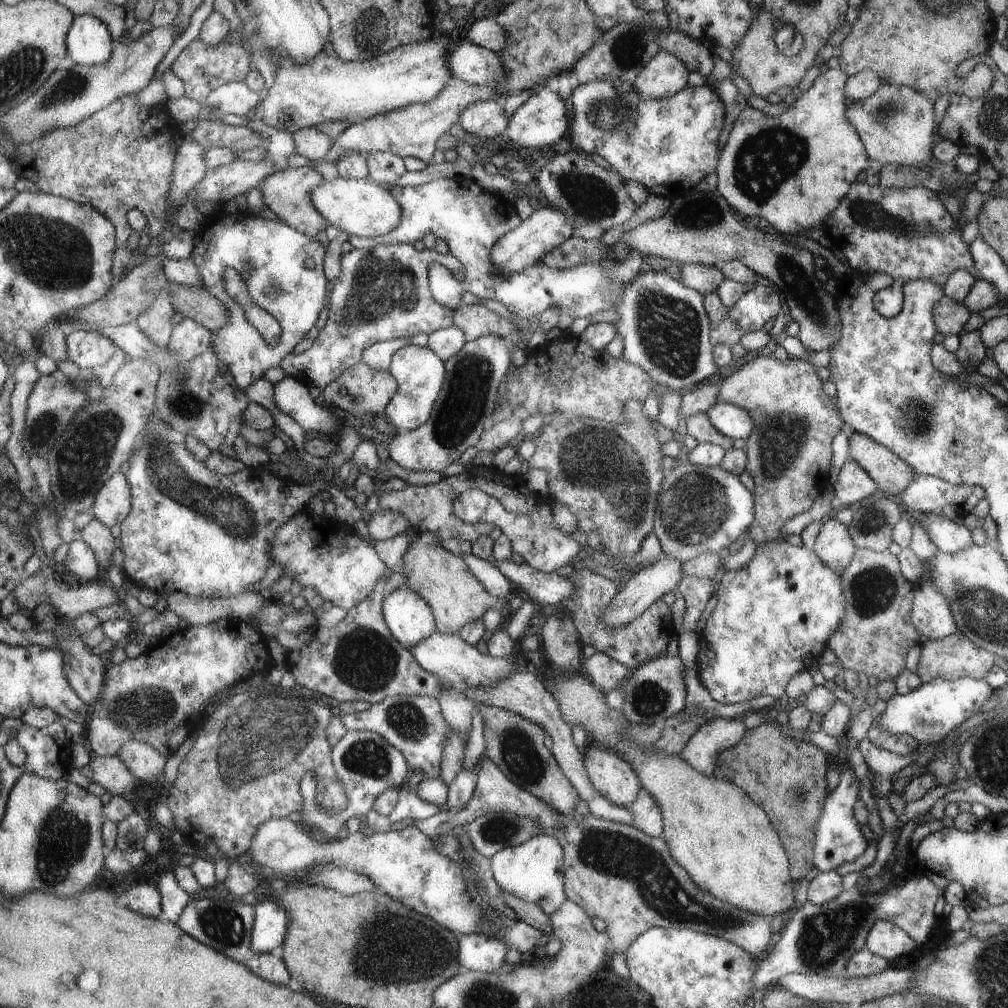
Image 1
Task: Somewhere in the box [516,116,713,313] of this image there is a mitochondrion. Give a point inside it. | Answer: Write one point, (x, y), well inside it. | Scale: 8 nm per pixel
(585, 195)

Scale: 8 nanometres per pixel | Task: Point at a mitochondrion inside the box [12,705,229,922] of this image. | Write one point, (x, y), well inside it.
(64, 837)

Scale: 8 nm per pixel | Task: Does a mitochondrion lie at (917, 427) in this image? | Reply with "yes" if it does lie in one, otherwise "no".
yes

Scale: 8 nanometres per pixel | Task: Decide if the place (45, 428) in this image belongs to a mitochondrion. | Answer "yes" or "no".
yes

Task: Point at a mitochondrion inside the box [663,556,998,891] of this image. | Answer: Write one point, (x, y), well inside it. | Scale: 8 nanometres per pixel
(873, 590)

